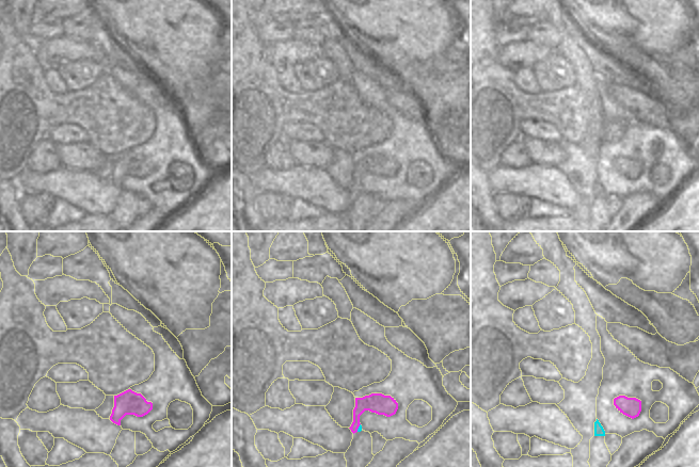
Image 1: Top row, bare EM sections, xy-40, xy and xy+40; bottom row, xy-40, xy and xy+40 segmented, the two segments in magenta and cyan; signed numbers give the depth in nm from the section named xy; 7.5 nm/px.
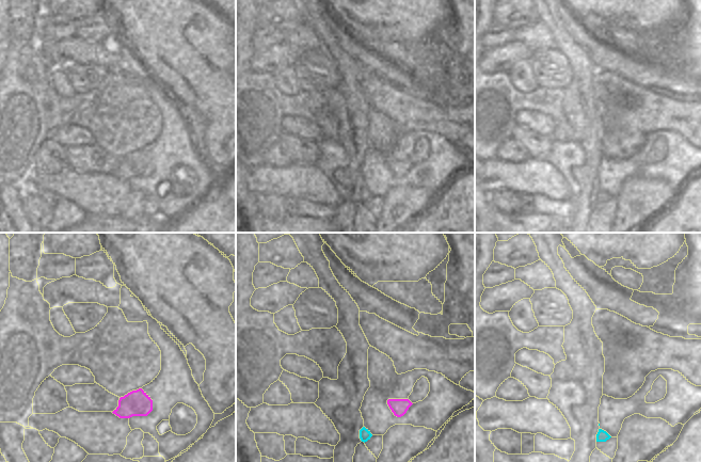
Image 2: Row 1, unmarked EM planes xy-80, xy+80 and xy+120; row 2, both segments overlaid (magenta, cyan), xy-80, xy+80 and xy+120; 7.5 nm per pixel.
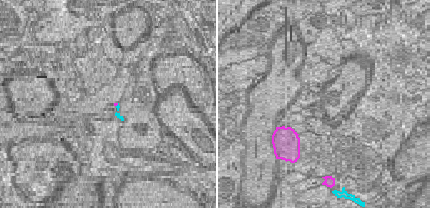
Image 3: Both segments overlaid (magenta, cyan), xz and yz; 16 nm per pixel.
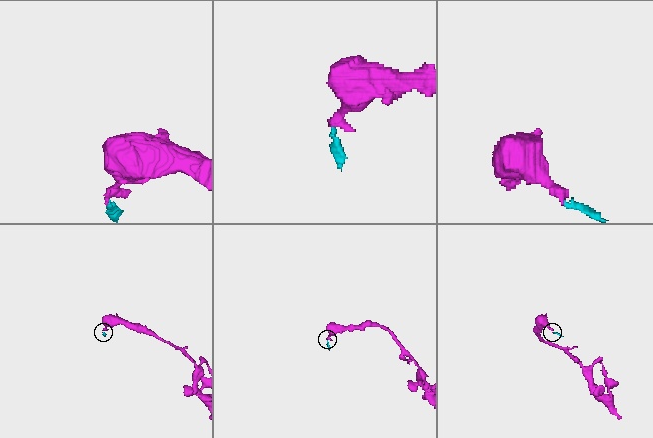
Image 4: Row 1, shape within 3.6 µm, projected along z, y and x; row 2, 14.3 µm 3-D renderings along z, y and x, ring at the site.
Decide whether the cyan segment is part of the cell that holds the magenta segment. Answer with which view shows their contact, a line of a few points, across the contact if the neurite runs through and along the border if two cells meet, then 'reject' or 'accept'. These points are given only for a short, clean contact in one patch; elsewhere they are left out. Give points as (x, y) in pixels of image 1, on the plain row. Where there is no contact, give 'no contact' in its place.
xy | xy (360, 184), (356, 192) | reject

